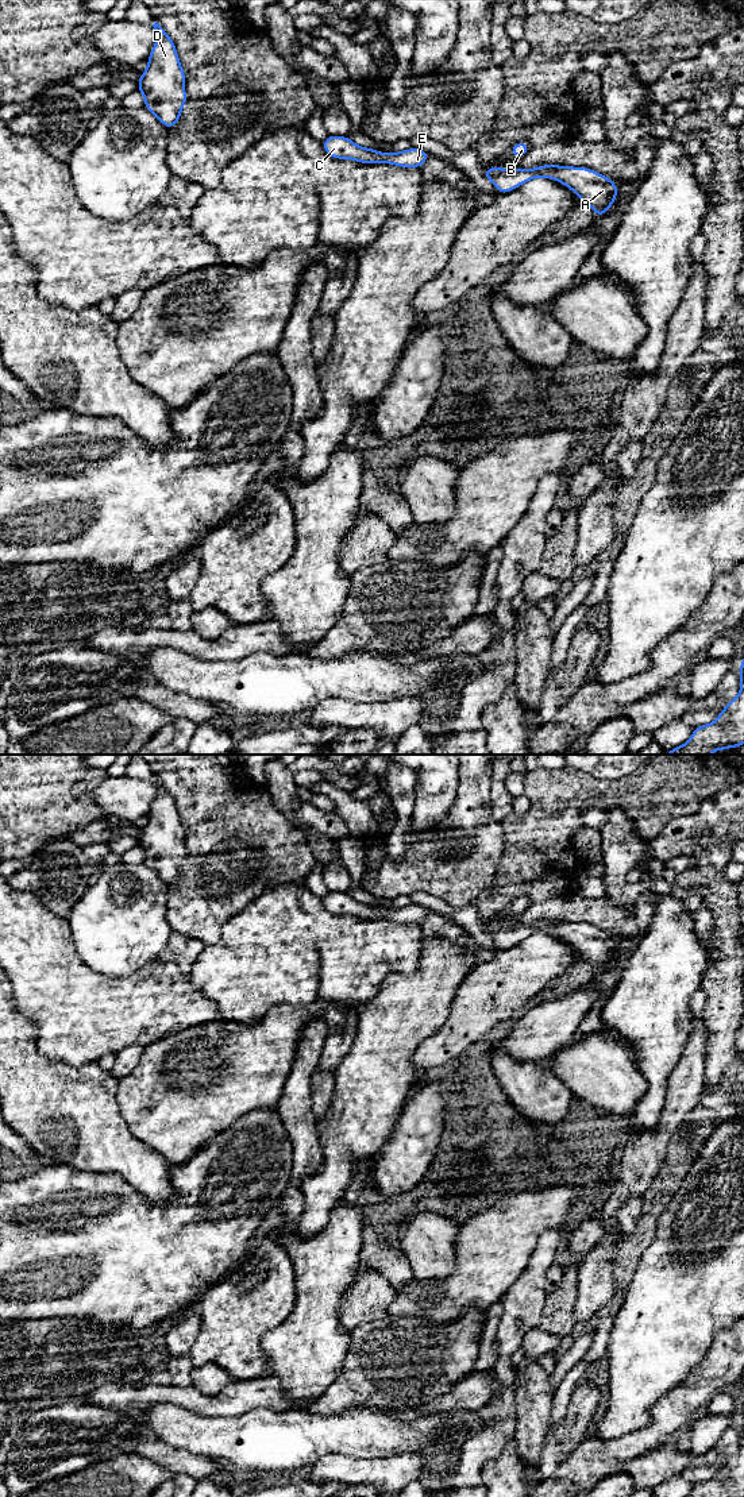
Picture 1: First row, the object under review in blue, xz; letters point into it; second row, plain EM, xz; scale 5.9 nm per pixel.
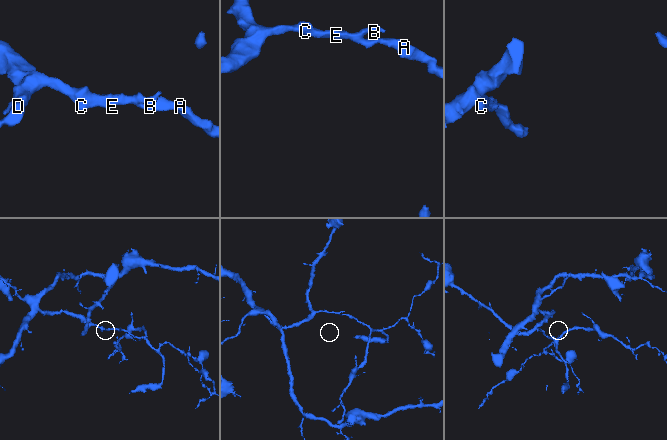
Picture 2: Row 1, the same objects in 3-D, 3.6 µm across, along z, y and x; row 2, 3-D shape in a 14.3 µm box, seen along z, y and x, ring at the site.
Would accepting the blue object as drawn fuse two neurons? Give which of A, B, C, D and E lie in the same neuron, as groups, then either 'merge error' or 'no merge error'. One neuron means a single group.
A B C D E | no merge error

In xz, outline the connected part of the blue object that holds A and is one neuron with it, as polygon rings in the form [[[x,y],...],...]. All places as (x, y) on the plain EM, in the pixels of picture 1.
[[[541,921],[533,925],[483,923],[485,933],[500,950],[508,949],[537,933],[555,935],[571,945],[597,973],[604,972],[613,961],[618,945],[616,938],[587,923]]]

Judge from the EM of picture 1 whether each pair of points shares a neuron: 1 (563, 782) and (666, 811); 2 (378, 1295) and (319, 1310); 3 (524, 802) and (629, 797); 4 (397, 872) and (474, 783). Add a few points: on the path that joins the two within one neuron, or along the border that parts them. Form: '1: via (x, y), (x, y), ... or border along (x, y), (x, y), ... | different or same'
1: via (589, 793), (640, 794) | same
2: border along (355, 1276), (340, 1303), (339, 1320), (346, 1332) | different
3: border along (524, 794), (531, 806) | different
4: via (427, 859), (461, 837), (469, 828), (470, 813) | same

